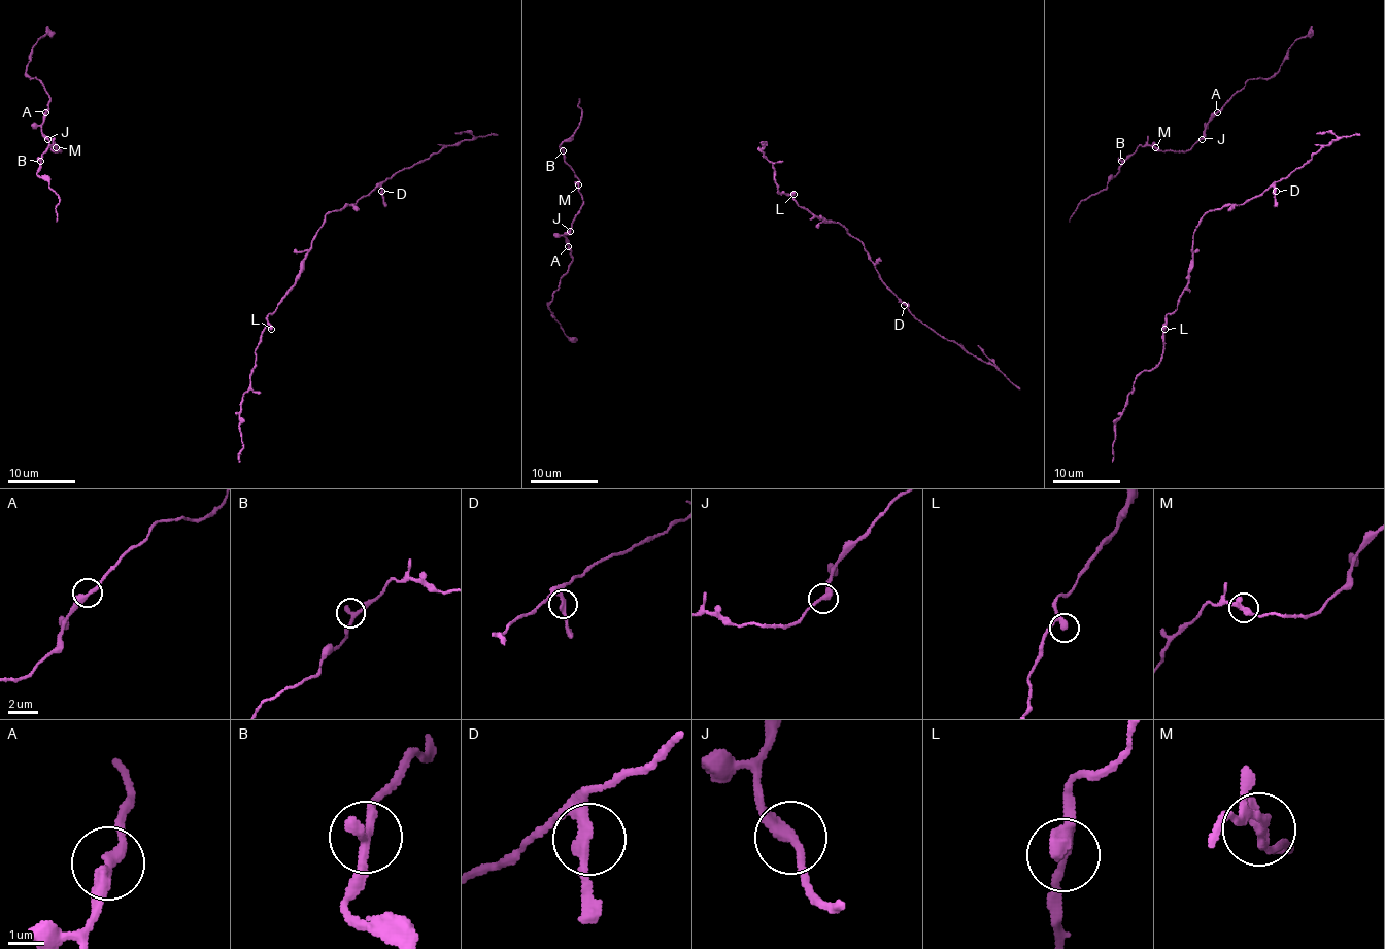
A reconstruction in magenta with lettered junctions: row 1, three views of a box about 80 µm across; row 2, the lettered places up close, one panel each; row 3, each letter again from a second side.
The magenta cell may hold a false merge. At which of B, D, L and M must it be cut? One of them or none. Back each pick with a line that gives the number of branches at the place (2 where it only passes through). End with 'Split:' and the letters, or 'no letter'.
Split: no letter

